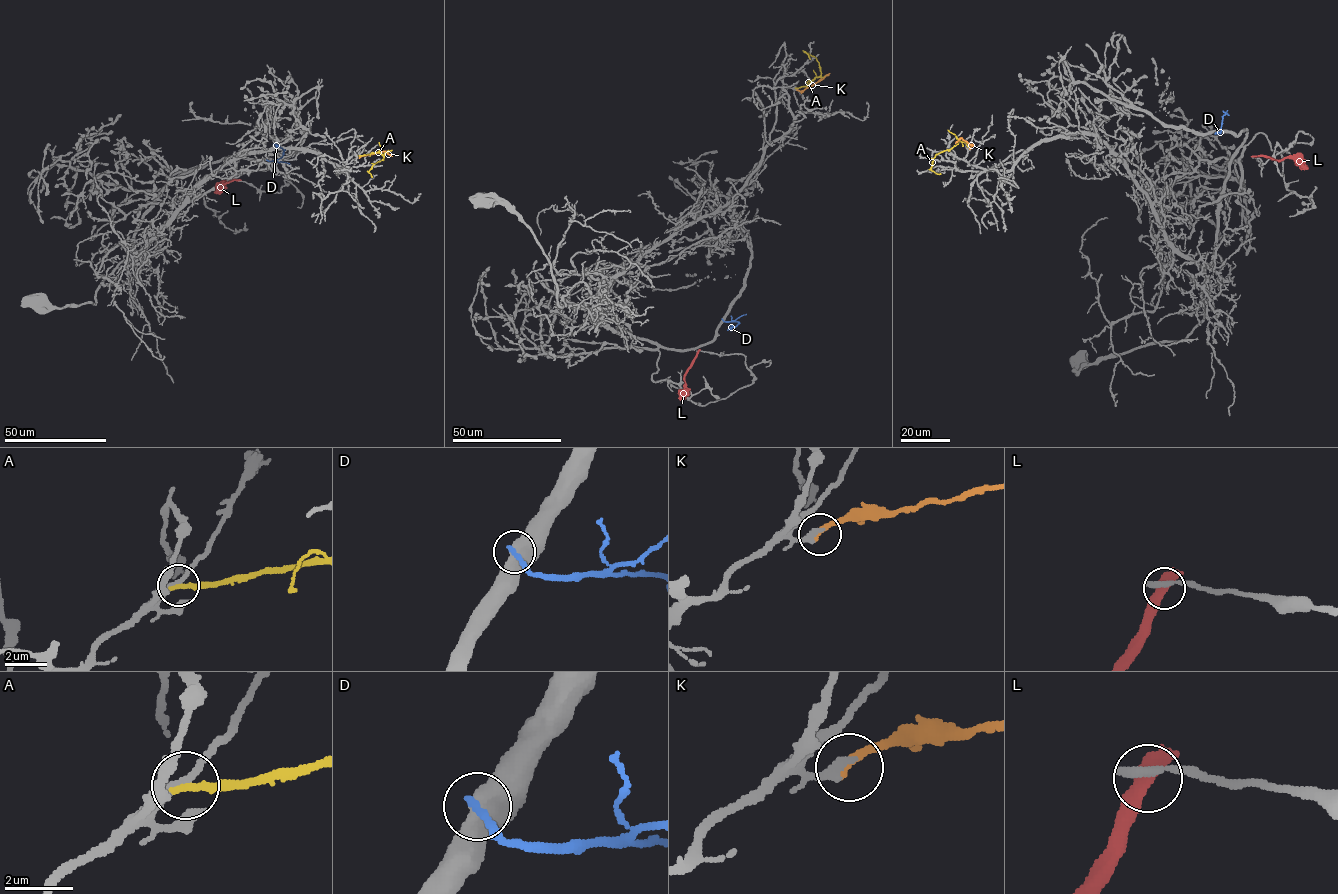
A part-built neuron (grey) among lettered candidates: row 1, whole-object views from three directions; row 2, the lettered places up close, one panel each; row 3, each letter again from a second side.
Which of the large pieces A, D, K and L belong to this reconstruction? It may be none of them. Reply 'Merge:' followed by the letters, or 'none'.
Merge: K

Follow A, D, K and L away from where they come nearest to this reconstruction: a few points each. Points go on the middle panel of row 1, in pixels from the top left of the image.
A: (796, 88), (806, 86), (820, 75), (819, 62), (805, 52), (810, 59)
D: (722, 319), (738, 322), (727, 330)
K: (797, 89), (803, 91), (830, 73)
L: (698, 351), (684, 375), (682, 400)

